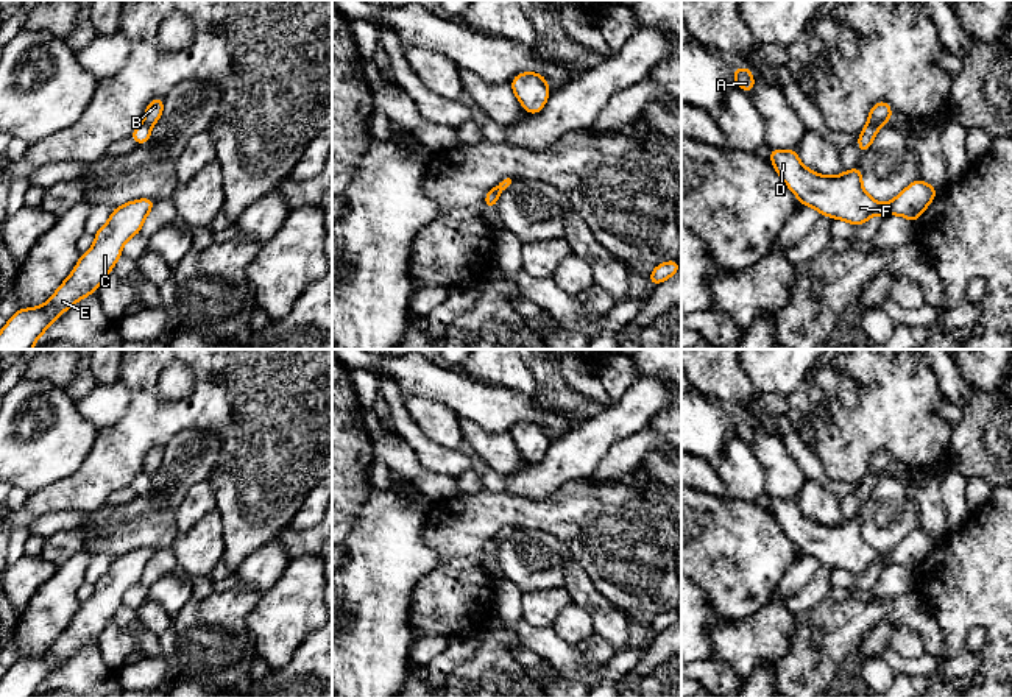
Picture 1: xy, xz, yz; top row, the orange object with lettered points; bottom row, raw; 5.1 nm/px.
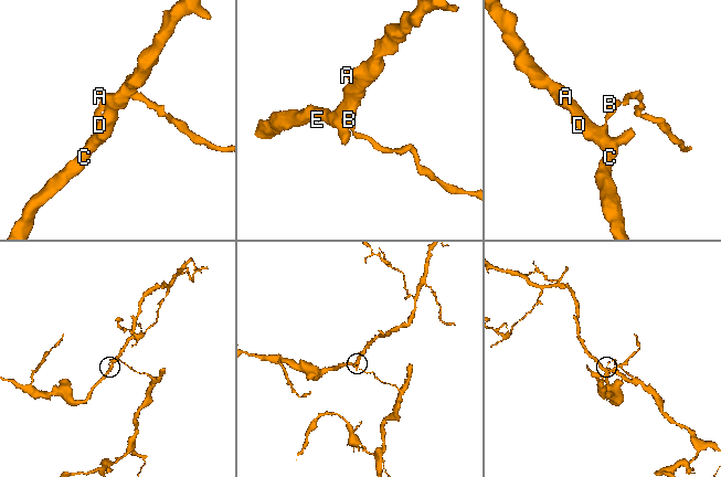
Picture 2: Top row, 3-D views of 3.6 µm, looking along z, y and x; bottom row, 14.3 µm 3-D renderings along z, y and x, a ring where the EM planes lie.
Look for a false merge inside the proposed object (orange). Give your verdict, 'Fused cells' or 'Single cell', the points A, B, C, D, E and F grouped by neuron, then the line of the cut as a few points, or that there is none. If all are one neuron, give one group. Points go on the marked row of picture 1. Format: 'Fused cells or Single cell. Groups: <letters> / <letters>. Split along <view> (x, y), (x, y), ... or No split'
Fused cells. Groups: A C D E F / B. Split along yz (889, 117), (867, 125)

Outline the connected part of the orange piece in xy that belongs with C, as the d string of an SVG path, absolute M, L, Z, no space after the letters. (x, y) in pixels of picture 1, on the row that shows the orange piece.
M142 198L115 207L94 237L94 246L81 254L70 276L39 307L19 309L0 331L0 349L31 349L50 324L75 303L98 290L122 257L125 242L142 231L156 200Z

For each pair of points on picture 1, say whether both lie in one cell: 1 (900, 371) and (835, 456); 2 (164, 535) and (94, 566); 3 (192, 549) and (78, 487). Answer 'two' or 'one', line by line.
1: one
2: two
3: two

